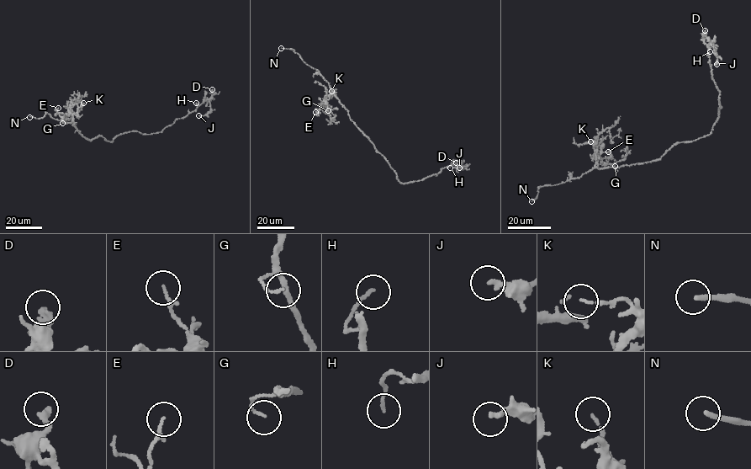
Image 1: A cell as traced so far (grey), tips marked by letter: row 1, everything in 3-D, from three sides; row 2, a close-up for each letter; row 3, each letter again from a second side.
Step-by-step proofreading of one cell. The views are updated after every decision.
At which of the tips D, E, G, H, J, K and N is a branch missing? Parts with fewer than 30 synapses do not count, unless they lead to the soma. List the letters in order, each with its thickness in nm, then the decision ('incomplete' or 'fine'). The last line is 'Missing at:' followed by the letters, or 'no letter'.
D: 280 nm | fine
E: 160 nm | fine
G: 120 nm | fine
H: 130 nm | fine
J: 240 nm | fine
K: 120 nm | fine
N: 190 nm | incomplete
Missing at: N

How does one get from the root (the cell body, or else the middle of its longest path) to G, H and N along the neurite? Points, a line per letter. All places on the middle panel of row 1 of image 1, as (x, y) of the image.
G: (384, 157), (351, 119), (347, 110), (332, 92), (324, 100), (328, 110)
H: (384, 157), (396, 178), (404, 183), (436, 175), (441, 168), (452, 164), (450, 167)
N: (384, 157), (351, 119), (347, 110), (319, 71), (307, 65), (293, 50), (281, 48)

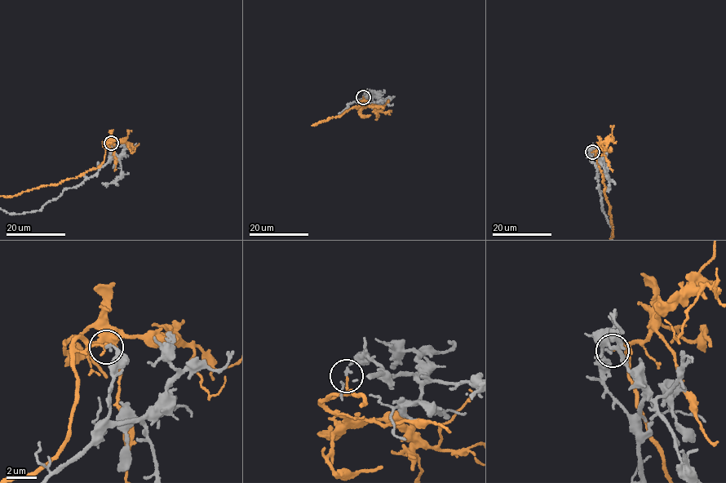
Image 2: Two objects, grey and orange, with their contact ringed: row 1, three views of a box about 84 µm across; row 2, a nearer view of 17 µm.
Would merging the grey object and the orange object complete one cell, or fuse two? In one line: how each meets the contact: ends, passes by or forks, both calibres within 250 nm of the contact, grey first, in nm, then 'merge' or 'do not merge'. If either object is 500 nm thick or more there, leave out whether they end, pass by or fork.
grey ends | orange passes by | 180/80 nm | do not merge

